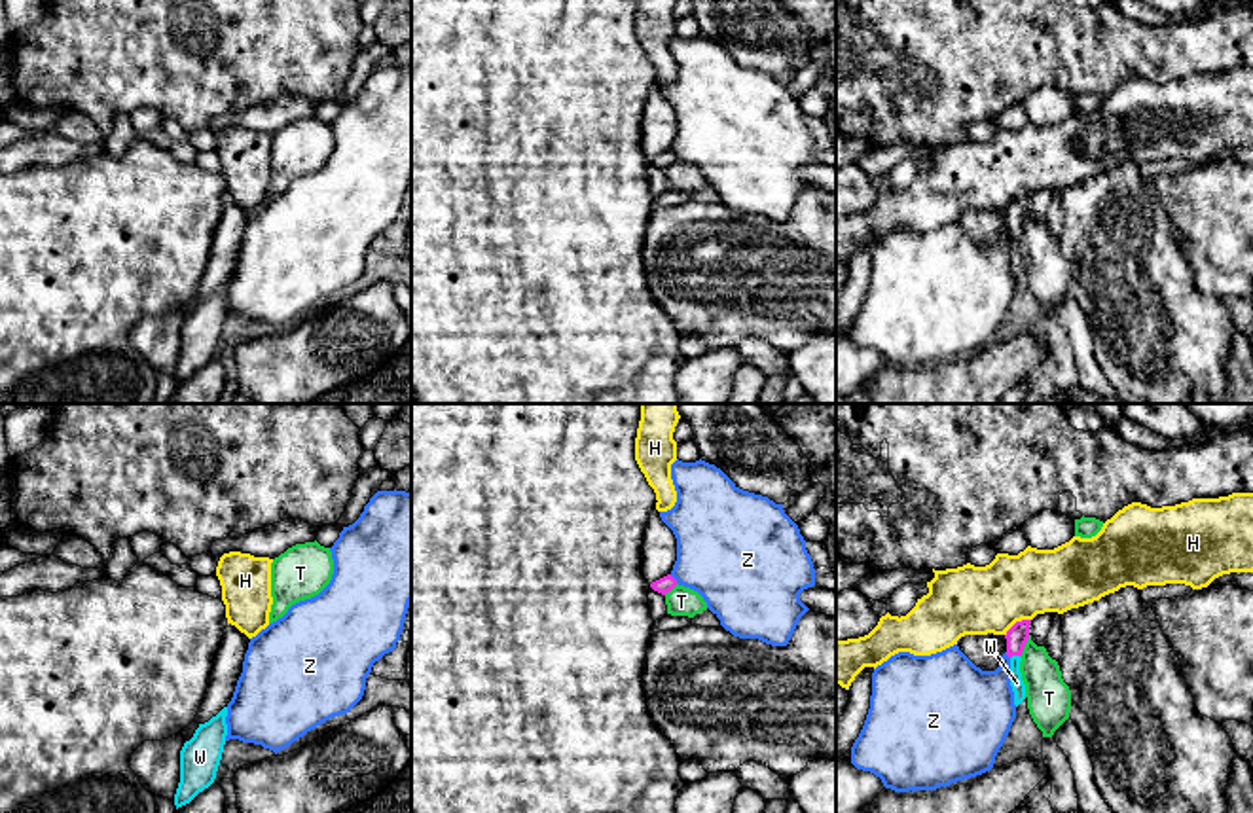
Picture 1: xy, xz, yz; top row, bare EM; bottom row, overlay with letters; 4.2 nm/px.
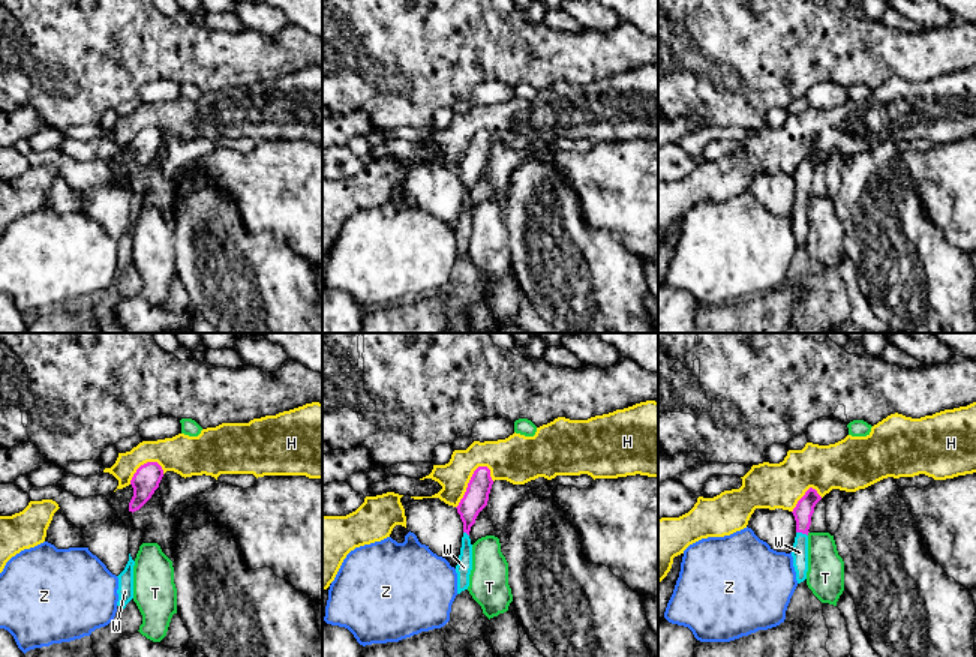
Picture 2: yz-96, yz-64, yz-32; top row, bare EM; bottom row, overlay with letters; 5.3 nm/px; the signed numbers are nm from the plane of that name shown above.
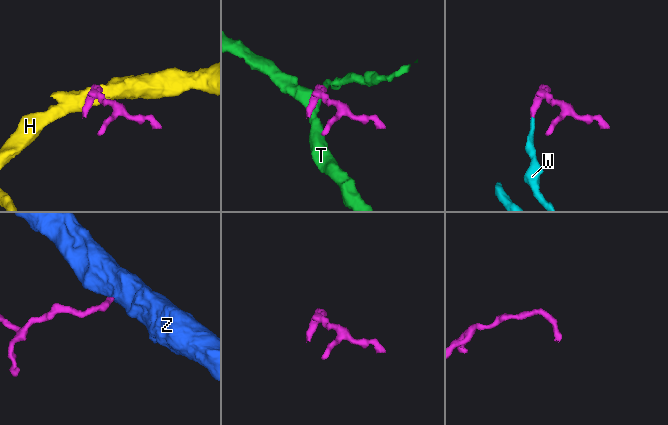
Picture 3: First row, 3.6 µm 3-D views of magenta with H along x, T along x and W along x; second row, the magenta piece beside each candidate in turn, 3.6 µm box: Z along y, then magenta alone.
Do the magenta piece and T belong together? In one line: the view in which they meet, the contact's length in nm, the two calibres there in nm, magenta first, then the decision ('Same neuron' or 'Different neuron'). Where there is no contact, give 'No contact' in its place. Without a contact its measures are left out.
Touches magenta in yz. Shared border 100 nm. Thickness 90 nm (magenta) against 190 nm. Different neuron

